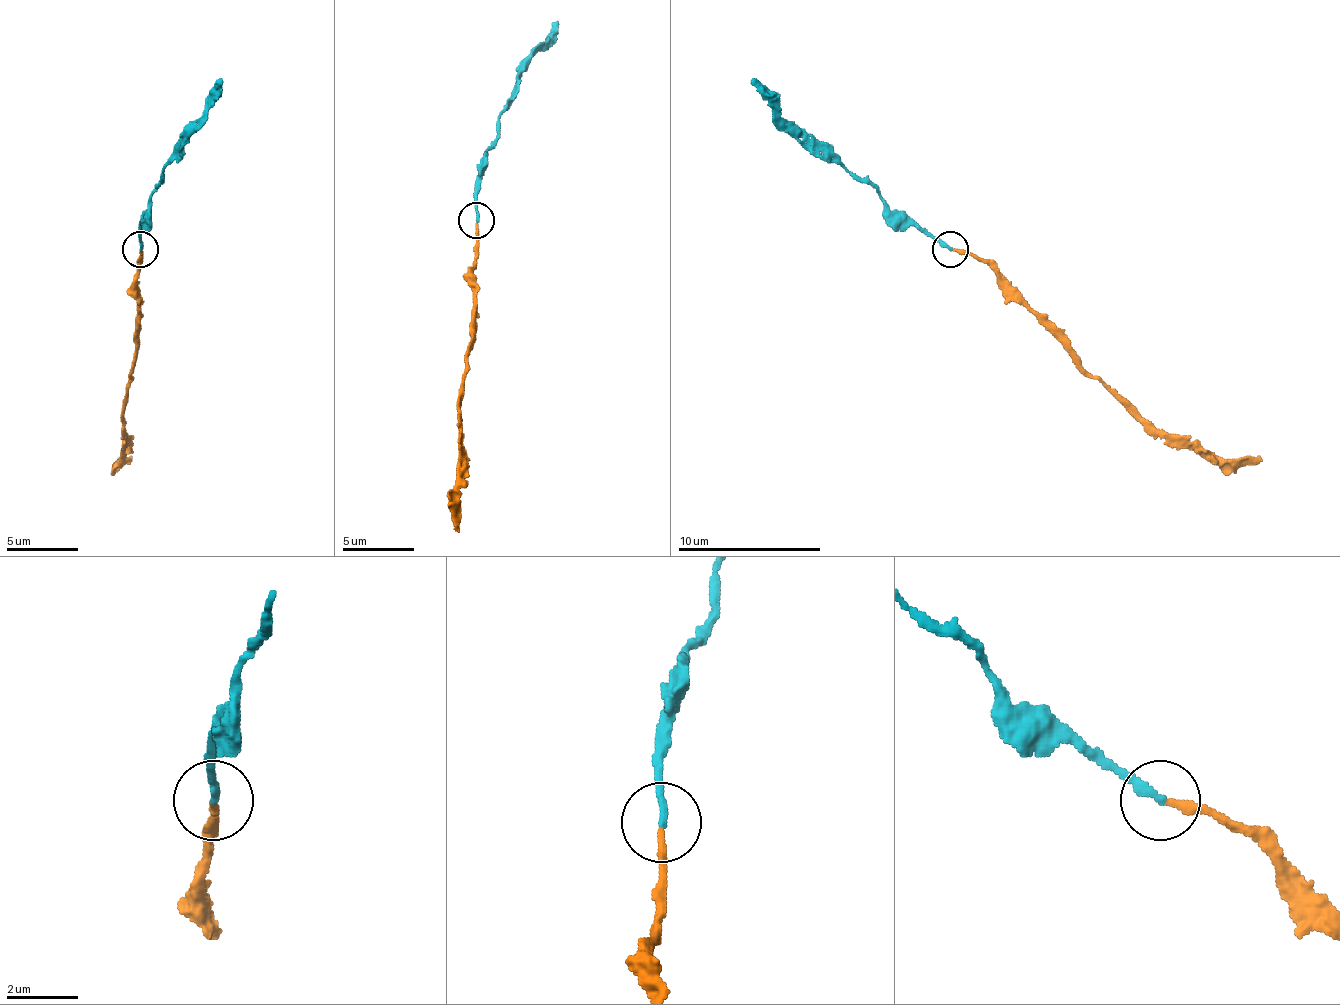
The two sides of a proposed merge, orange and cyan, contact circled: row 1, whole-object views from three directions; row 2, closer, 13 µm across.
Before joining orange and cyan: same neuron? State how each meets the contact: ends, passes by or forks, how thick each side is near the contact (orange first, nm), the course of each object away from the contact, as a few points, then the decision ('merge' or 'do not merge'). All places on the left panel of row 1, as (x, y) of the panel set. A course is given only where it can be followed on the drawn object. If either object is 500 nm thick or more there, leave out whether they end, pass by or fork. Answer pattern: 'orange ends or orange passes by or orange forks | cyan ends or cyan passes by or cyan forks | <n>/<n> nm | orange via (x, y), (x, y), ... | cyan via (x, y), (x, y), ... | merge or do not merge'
orange ends | cyan ends | 220/220 nm | orange via (141, 250), (138, 357), (123, 429), (123, 462) | cyan via (141, 250), (149, 196), (163, 181), (163, 171), (181, 153), (181, 138), (202, 117), (206, 102), (220, 77) | merge

